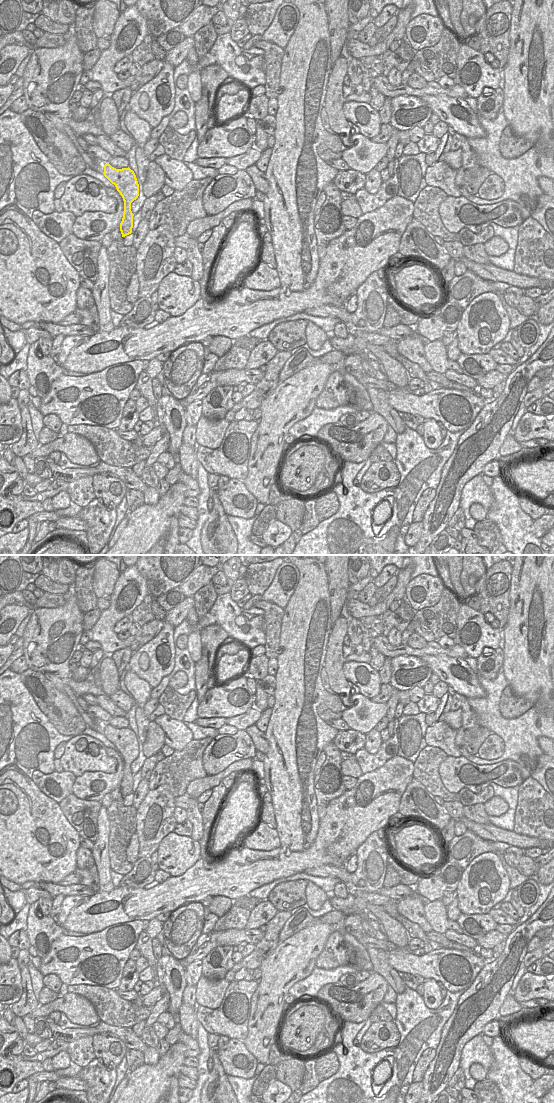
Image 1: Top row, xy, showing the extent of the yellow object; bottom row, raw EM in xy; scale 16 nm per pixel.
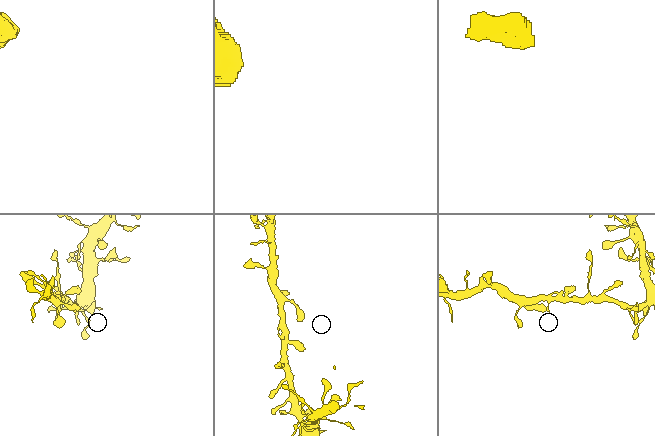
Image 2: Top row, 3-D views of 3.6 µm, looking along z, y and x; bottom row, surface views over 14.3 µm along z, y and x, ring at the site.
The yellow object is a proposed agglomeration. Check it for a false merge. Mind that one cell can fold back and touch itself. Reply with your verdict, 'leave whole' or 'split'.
leave whole

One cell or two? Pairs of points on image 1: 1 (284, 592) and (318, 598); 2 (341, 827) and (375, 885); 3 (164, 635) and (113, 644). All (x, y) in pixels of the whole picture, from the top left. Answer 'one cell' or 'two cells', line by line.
1: two cells
2: two cells
3: two cells

